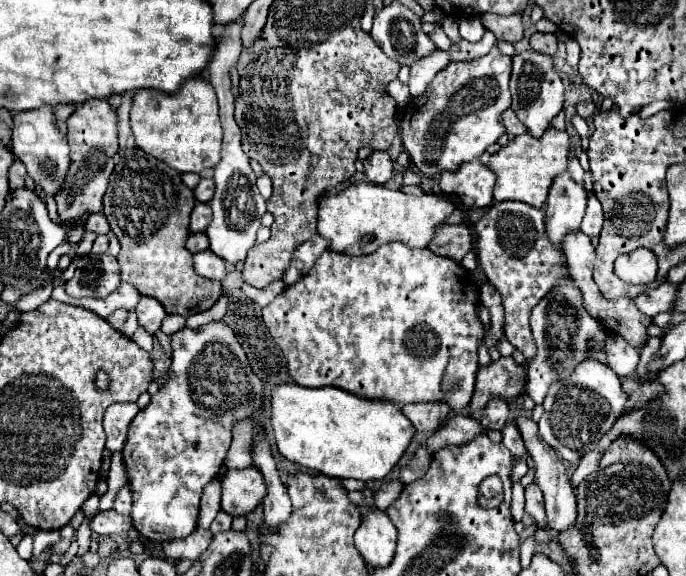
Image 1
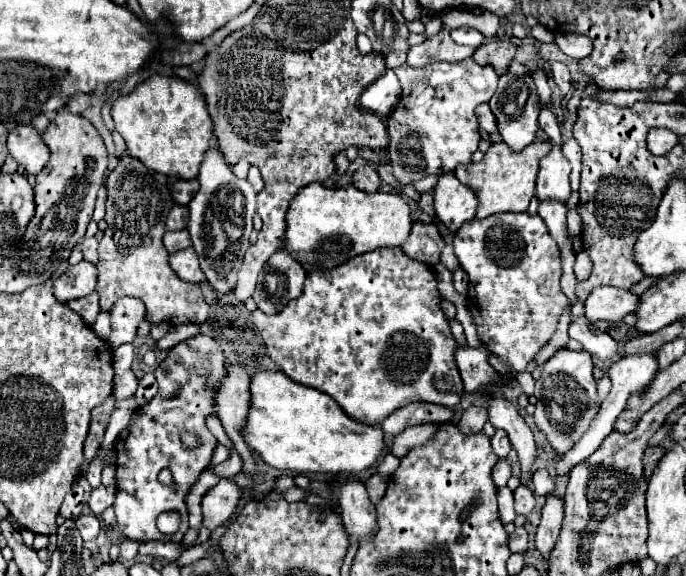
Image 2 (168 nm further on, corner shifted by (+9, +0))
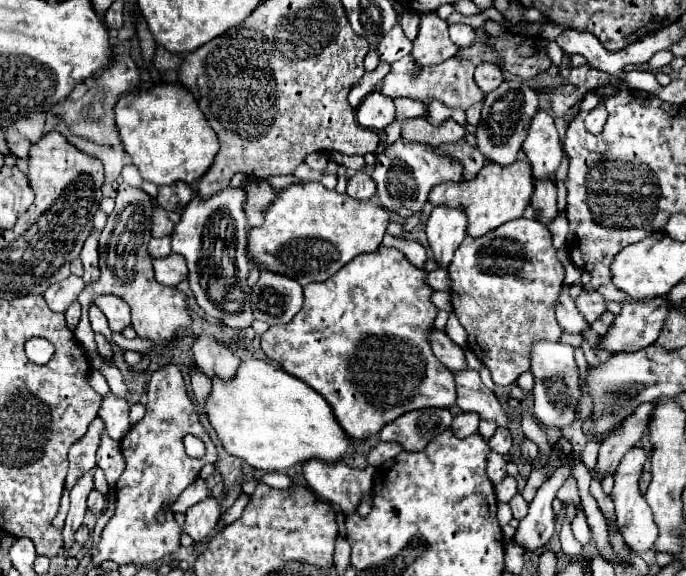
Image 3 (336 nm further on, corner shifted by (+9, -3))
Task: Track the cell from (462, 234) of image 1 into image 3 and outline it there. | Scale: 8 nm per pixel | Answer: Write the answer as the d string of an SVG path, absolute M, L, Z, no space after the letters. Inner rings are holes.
M385 235L383 245L385 245L385 247L395 247L395 249L403 251L405 257L407 257L407 261L413 263L415 267L419 267L419 269L425 267L427 251L425 251L425 247L423 247L419 241L407 241L407 239L397 239L397 237L393 237L393 235Z

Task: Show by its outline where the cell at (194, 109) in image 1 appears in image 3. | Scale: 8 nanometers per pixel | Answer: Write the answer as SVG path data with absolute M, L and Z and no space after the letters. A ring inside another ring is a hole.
M157 85L139 93L123 93L115 105L117 129L125 151L139 167L141 177L155 185L185 181L193 185L211 167L219 141L191 91L181 85Z

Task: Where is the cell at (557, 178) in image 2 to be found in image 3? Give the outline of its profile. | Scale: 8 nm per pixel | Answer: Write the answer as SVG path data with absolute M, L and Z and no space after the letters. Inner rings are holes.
M539 109L529 125L529 135L523 143L523 151L533 167L535 179L553 179L561 161L563 161L563 145L553 123L553 117Z

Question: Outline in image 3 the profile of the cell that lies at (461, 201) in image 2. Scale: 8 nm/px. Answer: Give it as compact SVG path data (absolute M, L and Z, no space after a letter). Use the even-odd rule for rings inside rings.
M439 205L431 211L425 231L433 249L433 259L441 267L449 267L451 255L467 235L467 213L459 207Z

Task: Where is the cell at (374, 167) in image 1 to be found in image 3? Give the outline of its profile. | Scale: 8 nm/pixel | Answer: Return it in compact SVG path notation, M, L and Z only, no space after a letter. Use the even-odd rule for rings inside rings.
M357 171L349 177L347 181L347 195L355 197L355 199L361 199L361 201L367 201L367 199L373 199L377 193L375 189L375 181L363 173L363 171Z

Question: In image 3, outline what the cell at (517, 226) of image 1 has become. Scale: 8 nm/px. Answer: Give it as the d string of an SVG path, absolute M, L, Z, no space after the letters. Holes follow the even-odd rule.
M513 219L485 233L483 237L467 235L457 247L449 265L451 275L451 303L459 323L469 333L469 347L491 371L497 385L511 385L523 371L531 367L531 347L537 341L559 341L561 327L555 319L555 307L563 287L565 269L555 255L551 233L537 219Z

